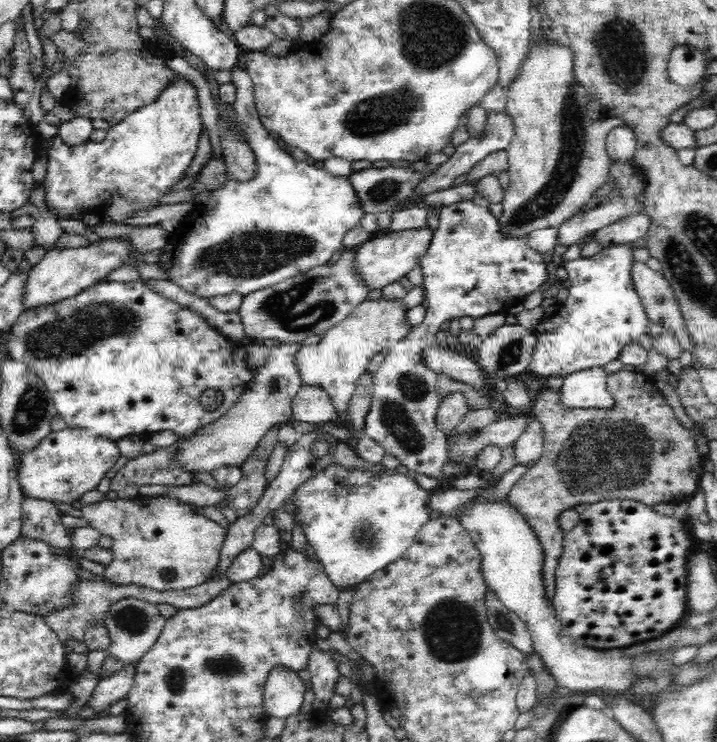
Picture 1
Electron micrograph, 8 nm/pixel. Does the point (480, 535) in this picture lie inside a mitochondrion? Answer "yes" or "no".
no

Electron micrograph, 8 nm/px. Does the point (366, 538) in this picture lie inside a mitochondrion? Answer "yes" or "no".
yes

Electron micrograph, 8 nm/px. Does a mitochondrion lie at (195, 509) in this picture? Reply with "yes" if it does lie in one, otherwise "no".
no

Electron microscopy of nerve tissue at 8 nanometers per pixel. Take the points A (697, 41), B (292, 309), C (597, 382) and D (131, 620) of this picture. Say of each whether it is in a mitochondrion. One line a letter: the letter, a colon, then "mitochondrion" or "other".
A: other
B: mitochondrion
C: other
D: mitochondrion

